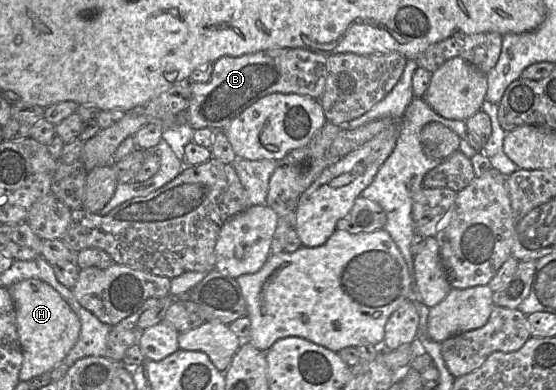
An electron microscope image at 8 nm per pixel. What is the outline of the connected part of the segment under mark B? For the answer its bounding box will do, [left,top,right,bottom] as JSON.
[184,48,327,130]

